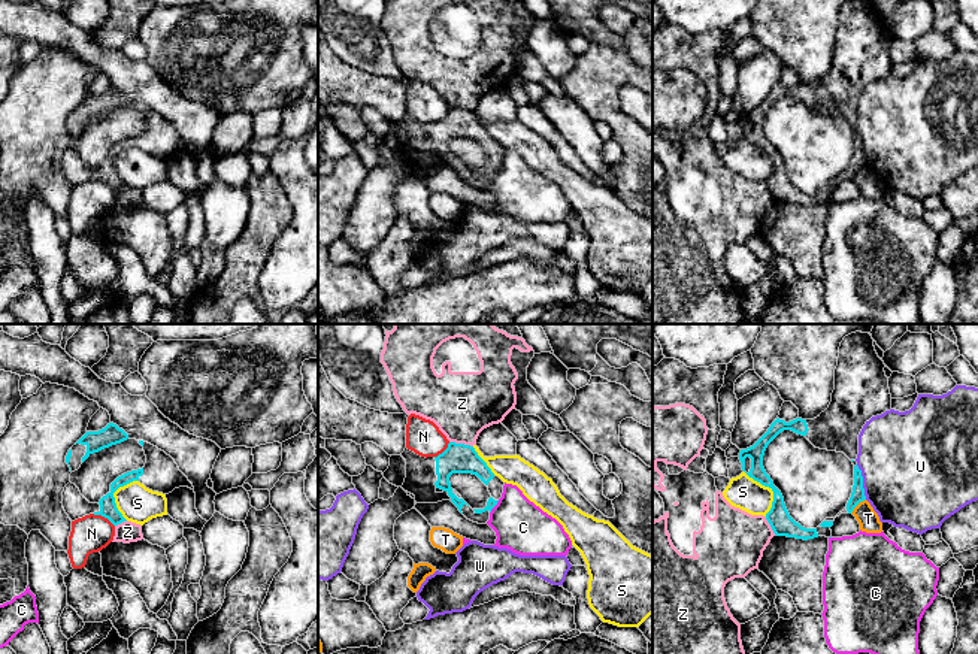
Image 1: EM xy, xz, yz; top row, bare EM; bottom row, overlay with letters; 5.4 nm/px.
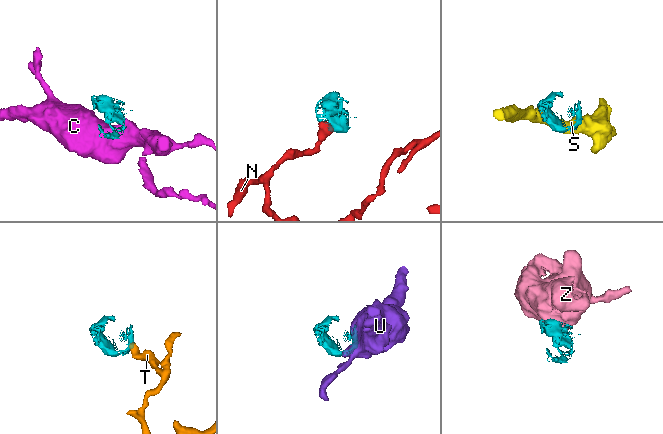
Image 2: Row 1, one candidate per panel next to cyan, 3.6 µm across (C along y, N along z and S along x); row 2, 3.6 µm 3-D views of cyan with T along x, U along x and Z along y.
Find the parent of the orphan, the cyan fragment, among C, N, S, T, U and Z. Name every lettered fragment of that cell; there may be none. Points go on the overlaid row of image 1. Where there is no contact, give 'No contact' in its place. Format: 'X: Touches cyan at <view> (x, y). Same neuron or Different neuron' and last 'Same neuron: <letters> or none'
C: Touches cyan at xz (494, 505). Different neuron
N: Touches cyan at xy (103, 515). Different neuron
S: Touches cyan at yz (772, 490). Different neuron
T: Touches cyan at yz (857, 503). Different neuron
U: Touches cyan at yz (862, 483). Different neuron
Z: Touches cyan at xz (462, 444). Different neuron
Same neuron: none

